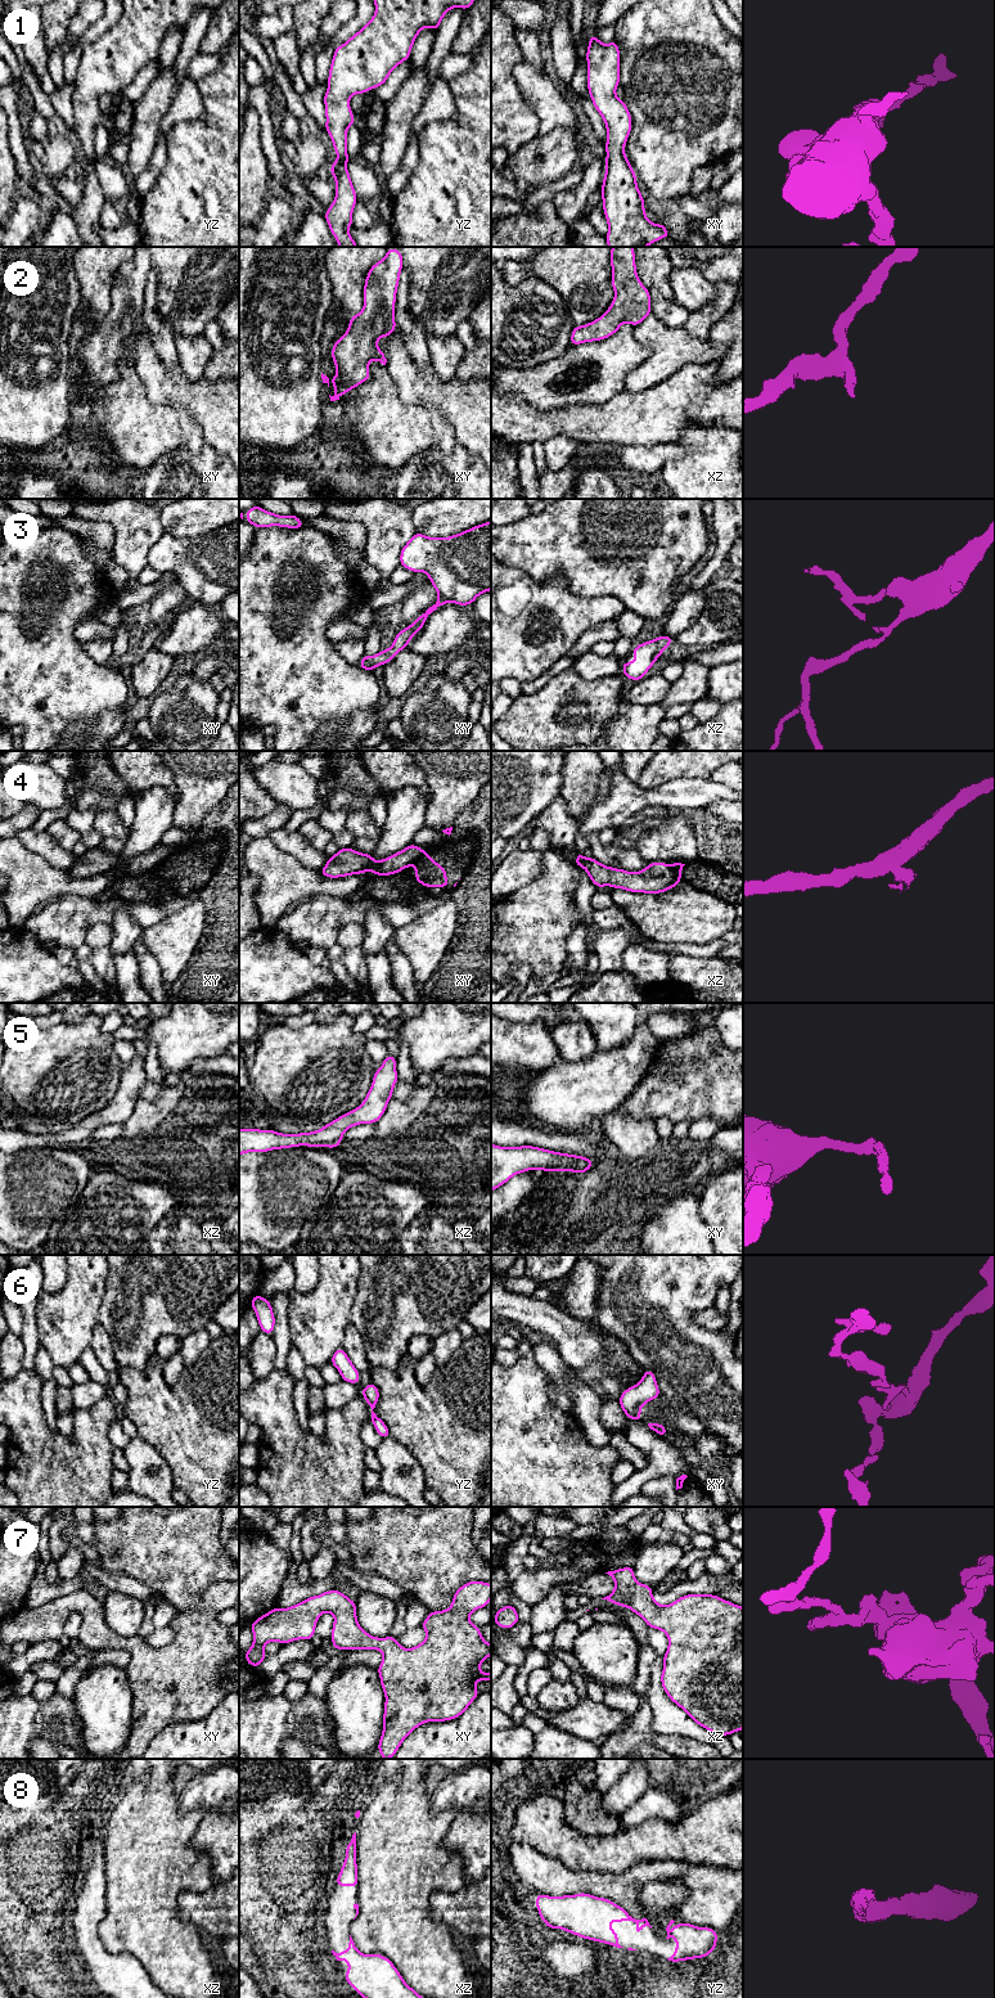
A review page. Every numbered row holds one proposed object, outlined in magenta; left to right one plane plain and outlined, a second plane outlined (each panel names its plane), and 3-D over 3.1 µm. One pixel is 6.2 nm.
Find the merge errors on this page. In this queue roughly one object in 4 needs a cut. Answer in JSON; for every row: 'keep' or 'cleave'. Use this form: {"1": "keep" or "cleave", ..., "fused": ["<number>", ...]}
{"1": "keep", "2": "keep", "3": "keep", "4": "cleave", "5": "keep", "6": "keep", "7": "keep", "8": "keep", "fused": ["4"]}

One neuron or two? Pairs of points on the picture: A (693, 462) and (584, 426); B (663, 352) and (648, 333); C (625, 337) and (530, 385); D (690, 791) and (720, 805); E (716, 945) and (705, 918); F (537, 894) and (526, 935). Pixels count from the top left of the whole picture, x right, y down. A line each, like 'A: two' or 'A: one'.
A: two
B: one
C: one
D: two
E: two
F: one

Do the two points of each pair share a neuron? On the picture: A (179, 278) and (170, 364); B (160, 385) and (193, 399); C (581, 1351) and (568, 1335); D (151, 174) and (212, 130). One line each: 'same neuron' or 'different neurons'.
A: different neurons
B: same neuron
C: same neuron
D: different neurons

